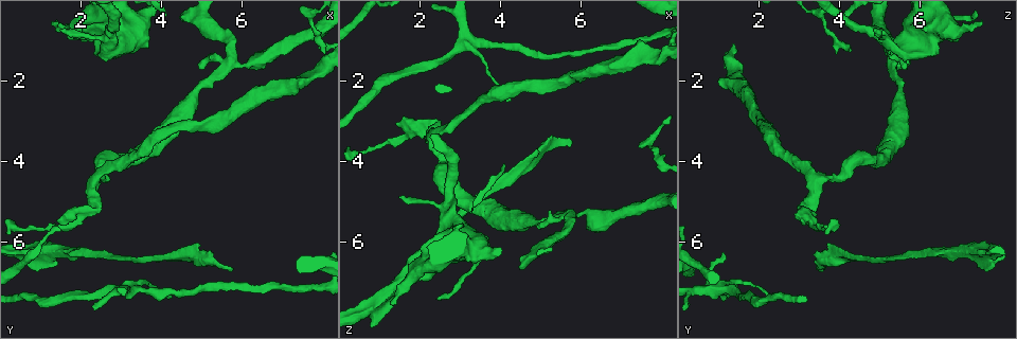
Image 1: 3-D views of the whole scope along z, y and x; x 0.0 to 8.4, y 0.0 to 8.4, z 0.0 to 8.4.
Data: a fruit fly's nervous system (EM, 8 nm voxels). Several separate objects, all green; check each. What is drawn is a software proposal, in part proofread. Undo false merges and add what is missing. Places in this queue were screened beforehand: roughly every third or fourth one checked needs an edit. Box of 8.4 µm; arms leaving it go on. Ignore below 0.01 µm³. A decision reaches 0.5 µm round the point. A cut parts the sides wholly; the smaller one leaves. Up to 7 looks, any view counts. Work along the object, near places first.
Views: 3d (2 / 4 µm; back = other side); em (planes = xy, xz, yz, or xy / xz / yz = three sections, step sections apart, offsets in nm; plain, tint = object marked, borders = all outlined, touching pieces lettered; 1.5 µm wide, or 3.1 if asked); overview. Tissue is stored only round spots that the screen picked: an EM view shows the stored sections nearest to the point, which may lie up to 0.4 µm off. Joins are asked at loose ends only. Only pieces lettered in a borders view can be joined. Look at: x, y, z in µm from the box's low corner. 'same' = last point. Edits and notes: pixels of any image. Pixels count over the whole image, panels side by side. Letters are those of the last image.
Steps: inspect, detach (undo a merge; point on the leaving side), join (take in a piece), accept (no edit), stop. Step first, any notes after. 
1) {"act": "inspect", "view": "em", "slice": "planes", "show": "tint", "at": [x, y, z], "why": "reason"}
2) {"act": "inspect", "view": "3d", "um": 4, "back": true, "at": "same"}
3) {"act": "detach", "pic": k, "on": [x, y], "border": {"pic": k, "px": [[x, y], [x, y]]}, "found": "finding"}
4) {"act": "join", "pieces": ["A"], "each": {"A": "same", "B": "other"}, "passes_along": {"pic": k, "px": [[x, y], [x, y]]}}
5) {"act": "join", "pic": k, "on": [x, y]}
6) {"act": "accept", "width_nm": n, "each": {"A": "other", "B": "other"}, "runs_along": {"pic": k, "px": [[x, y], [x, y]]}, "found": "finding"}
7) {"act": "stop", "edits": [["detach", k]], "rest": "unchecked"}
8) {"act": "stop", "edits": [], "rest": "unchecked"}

{"act": "inspect", "view": "3d", "um": 4, "at": [2.35, 4.45, 3.45]}

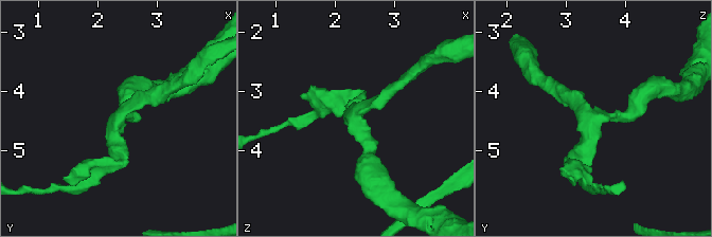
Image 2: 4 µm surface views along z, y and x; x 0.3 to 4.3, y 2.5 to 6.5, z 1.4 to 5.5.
{"act": "inspect", "view": "em", "slice": "planes", "show": "borders", "at": [2.35, 4.35, 3.50], "arms": 3, "arm_widths_nm": [200, 220, 280], "why": "shape alone is not enough"}

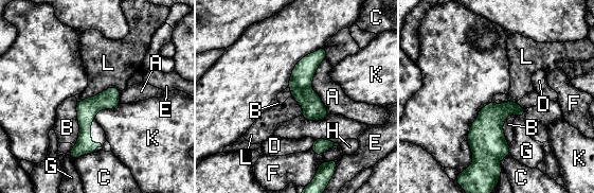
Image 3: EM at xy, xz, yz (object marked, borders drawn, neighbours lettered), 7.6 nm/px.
{"act": "accept", "each": {"A": "other", "B": "other", "C": "other", "D": "other", "E": "other", "F": "other", "G": "other", "H": "other", "K": "other", "L": "other"}, "runs_along": {"pic": 3, "px": [[114, 90], [85, 117], [73, 155]]}, "found": "continuous, no second cell"}

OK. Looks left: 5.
{"act": "inspect", "view": "em", "slice": "xy", "step": 8, "show": "tint", "at": [1.05, 6.25, 7.40], "why": "arms part here"}

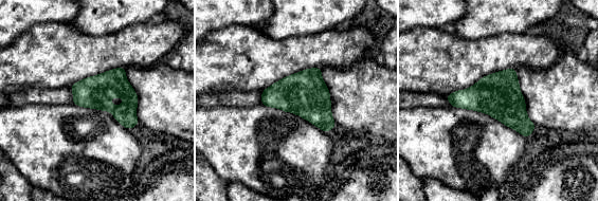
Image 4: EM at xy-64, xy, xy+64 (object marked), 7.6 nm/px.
{"act": "inspect", "view": "em", "slice": "planes", "show": "borders", "at": "same", "why": "another direction"}

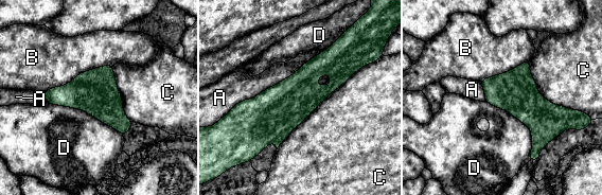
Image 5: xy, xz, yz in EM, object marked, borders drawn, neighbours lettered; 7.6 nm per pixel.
{"act": "accept", "width_nm": 320, "each": {"A": "other", "B": "other", "C": "other", "D": "other"}, "border": {"pic": 5, "px": [[47, 102], [80, 108], [122, 135]]}, "found": "all the same cell"}

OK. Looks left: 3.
{"act": "inspect", "view": "3d", "um": 4, "at": [4.20, 7.40, 2.55], "why": "thin end"}

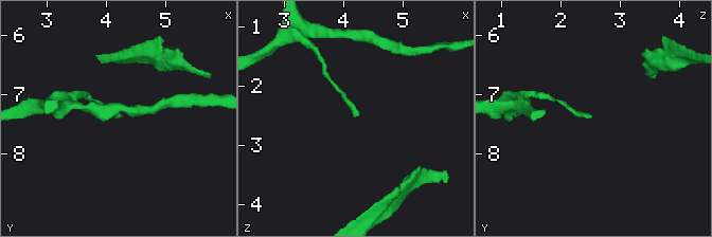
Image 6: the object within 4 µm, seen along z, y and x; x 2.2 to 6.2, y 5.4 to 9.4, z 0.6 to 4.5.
{"act": "inspect", "view": "em", "slice": "planes", "show": "borders", "at": [4.25, 7.35, 2.50]}

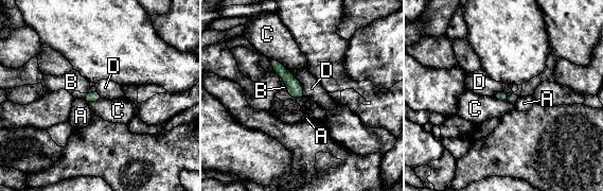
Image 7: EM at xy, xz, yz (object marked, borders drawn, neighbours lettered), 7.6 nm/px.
{"act": "accept", "each": {"A": "other", "B": "other", "C": "other", "D": "other"}, "runs_along": {"pic": 7, "px": [[272, 62], [287, 76], [300, 94]]}, "found": "none of them fits"}

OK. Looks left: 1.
{"act": "stop", "edits": [], "rest": "unchecked"}

